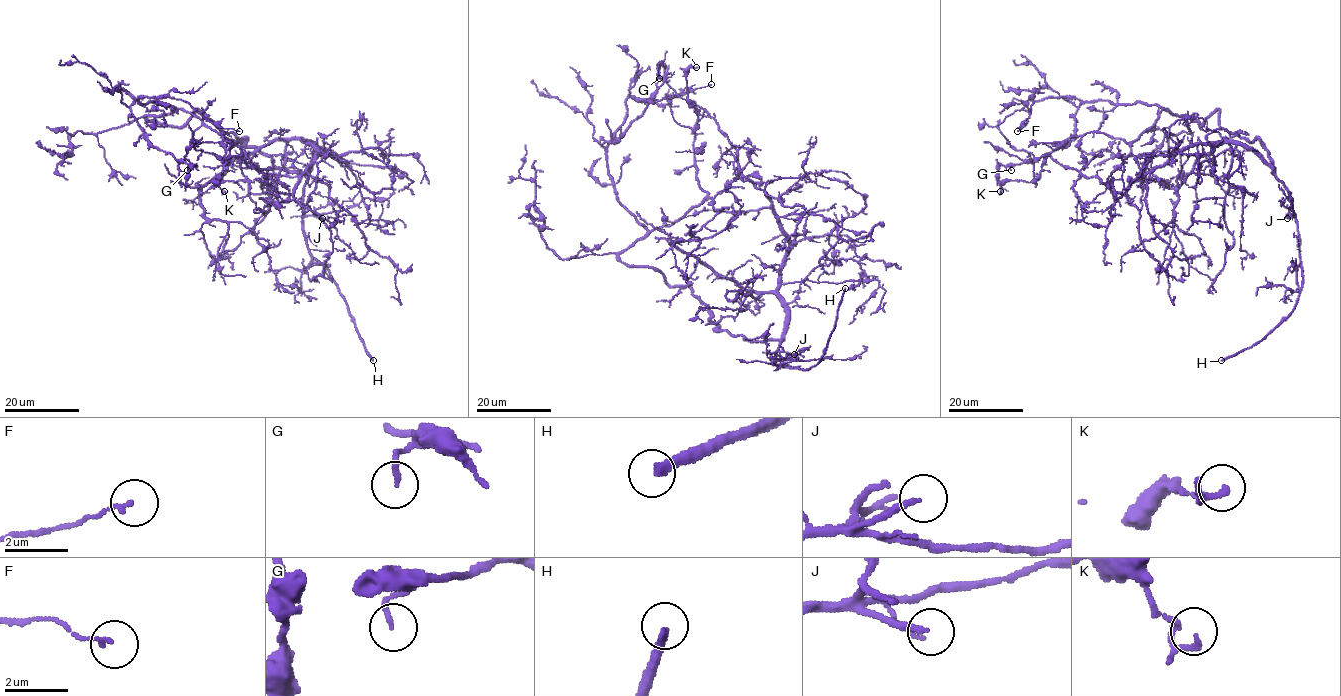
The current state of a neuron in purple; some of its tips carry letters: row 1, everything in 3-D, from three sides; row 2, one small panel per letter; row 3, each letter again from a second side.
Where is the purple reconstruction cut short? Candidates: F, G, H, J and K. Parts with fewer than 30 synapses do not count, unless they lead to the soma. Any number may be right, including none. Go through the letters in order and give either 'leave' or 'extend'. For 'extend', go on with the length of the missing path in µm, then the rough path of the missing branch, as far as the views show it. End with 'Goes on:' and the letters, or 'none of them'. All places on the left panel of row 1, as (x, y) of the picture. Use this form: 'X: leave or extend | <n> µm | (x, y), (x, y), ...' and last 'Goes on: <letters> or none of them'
F: leave
G: leave
H: extend | 70 µm
J: extend | 35 µm | (322, 218), (336, 224), (355, 224), (361, 230), (373, 235), (397, 233), (408, 237), (408, 246)
K: leave
Goes on: H, J

